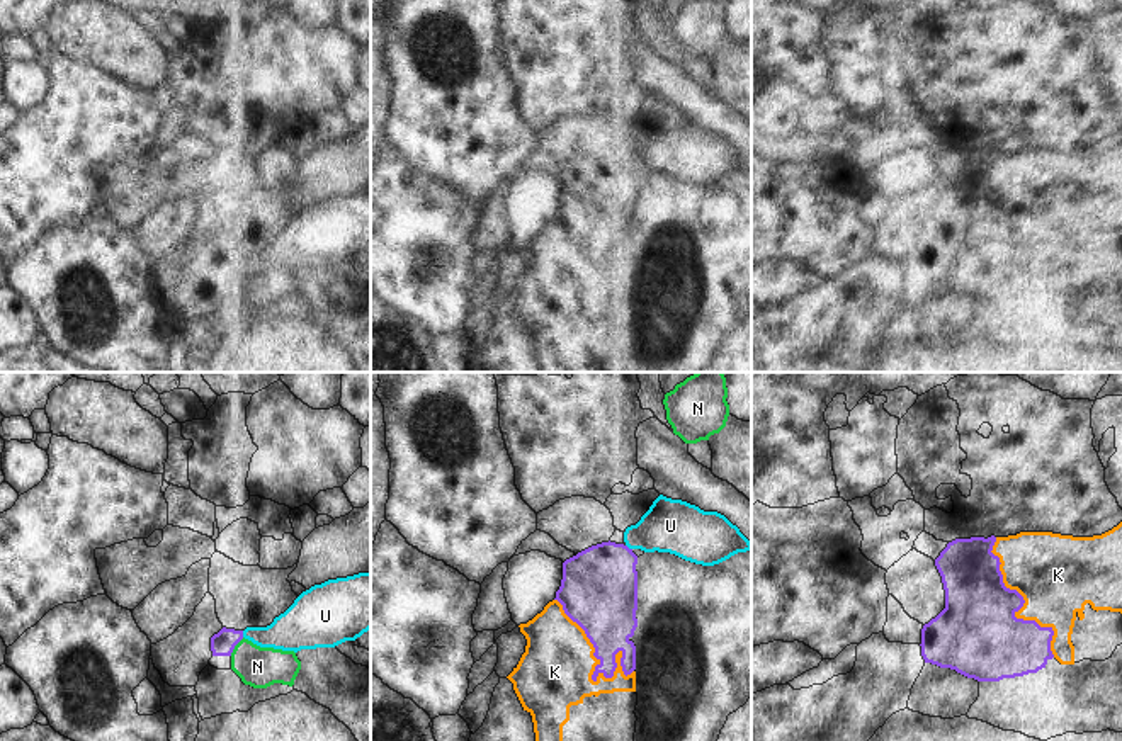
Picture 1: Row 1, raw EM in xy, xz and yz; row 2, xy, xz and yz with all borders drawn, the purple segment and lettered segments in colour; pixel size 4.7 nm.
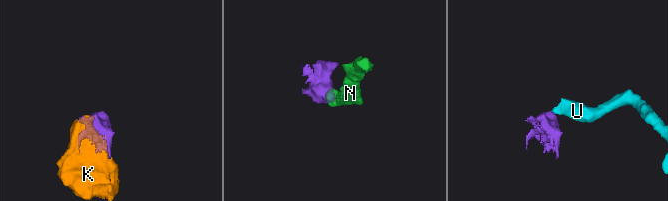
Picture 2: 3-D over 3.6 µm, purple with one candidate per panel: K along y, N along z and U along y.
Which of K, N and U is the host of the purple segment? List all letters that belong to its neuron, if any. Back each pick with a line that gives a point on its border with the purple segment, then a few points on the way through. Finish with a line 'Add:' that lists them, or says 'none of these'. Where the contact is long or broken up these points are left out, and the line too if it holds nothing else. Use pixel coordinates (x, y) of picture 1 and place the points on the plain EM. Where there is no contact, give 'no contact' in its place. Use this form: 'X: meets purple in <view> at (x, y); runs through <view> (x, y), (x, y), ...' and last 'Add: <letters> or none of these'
K: meets purple in xz at (600, 282)
N: meets purple in xy at (235, 264); runs through xy (223, 262), (235, 264), (257, 286)
Add: K, N

